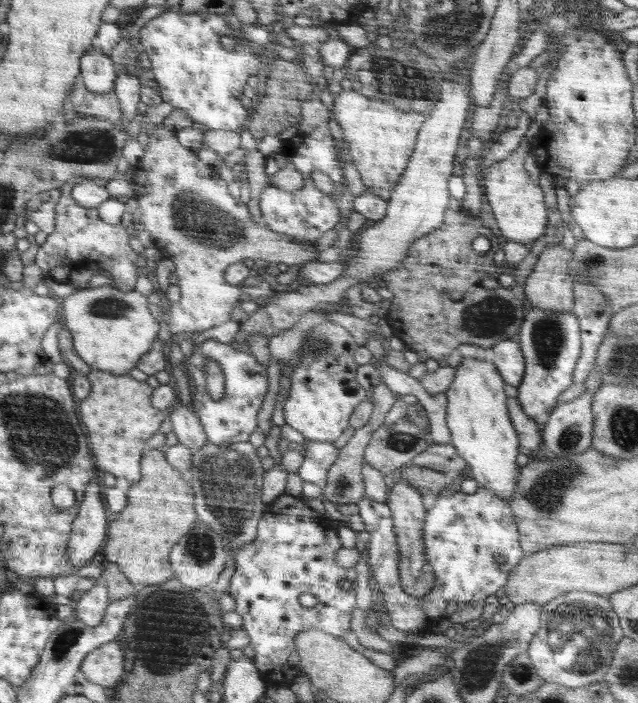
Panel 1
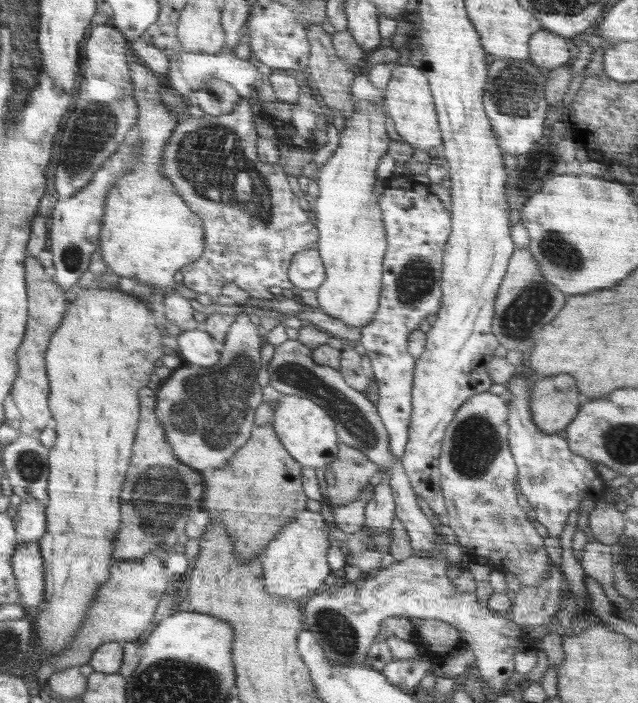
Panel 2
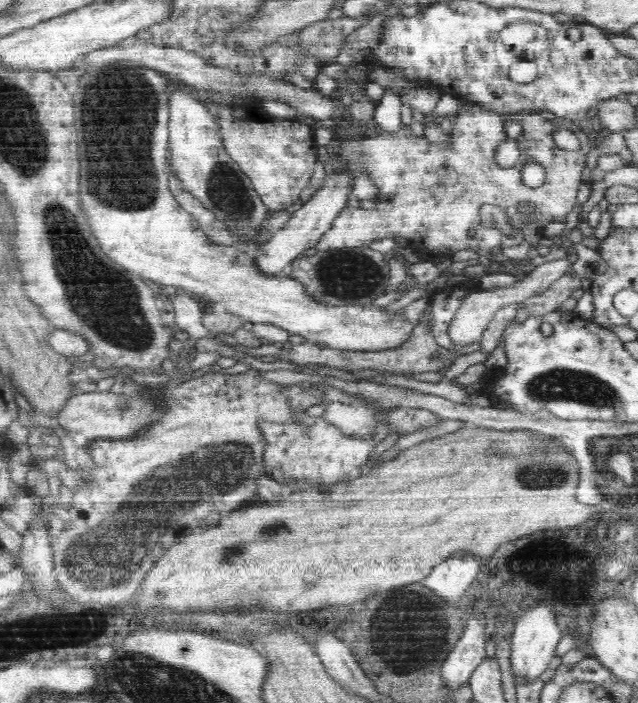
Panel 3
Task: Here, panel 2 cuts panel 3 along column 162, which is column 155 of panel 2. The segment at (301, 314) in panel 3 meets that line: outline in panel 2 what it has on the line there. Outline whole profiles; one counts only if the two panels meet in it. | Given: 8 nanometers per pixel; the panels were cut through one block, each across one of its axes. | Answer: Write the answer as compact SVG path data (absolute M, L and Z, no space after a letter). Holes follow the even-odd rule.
M129 55L129 65L135 80L134 96L140 106L138 125L132 137L140 140L142 153L137 168L121 176L109 196L101 254L109 268L120 277L137 279L141 285L174 286L176 274L198 261L206 248L204 220L192 212L174 184L160 170L166 156L164 148L184 119L178 122L172 109L164 104L161 91L167 85L159 73L144 64L138 55Z

